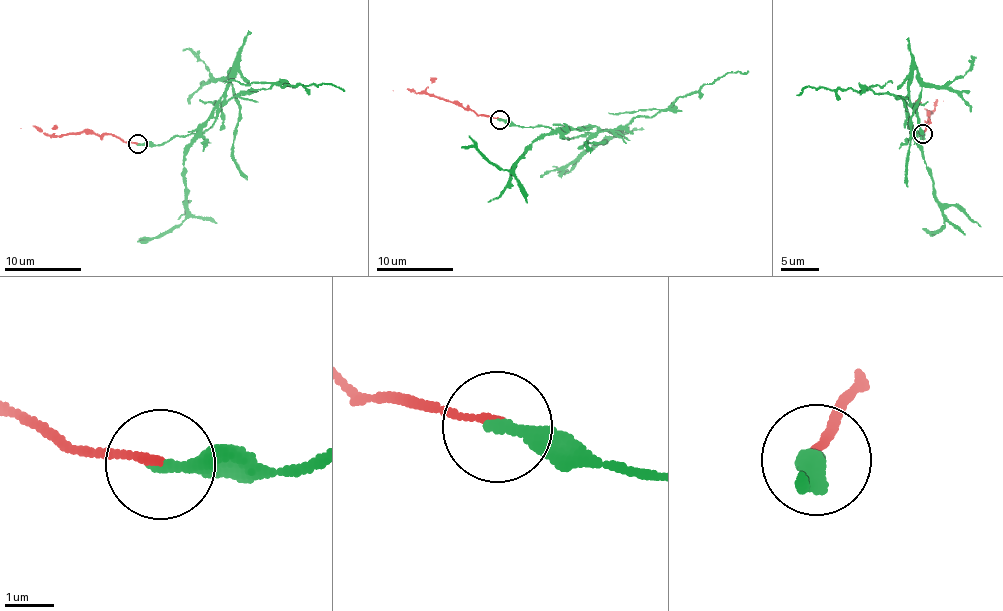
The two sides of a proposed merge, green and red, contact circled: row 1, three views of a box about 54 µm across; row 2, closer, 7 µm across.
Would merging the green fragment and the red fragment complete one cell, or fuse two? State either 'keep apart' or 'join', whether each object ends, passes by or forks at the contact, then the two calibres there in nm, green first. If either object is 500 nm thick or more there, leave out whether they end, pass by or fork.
keep apart; green ends; red ends; calibres 280 and 150 nm

